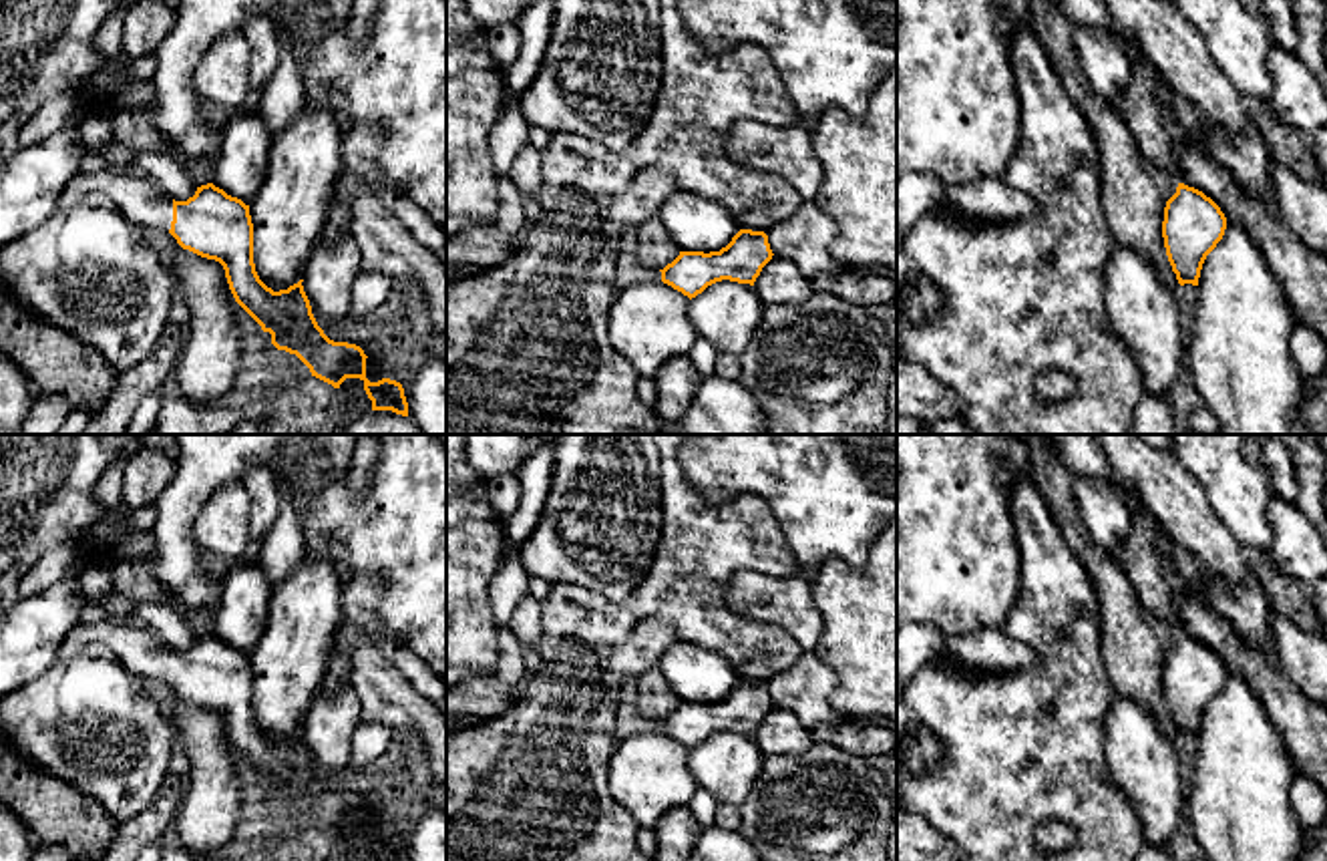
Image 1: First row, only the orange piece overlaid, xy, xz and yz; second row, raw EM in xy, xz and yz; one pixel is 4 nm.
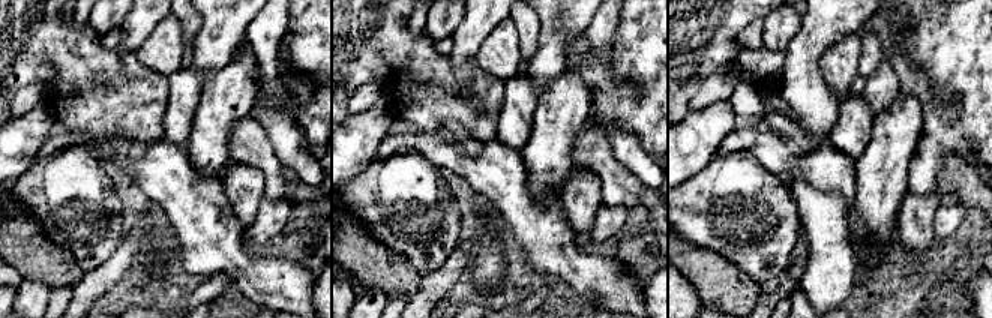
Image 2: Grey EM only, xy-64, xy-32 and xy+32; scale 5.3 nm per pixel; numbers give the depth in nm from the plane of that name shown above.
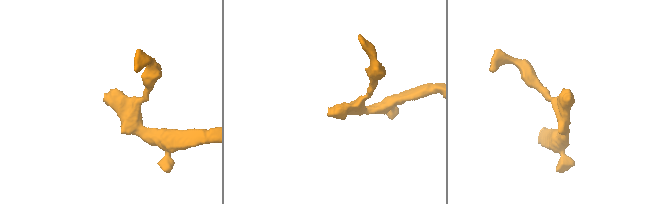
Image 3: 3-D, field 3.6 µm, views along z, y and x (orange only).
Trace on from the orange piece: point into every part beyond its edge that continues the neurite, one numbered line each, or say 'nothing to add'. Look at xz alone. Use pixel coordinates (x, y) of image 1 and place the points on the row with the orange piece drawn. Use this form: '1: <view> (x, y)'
nothing to add

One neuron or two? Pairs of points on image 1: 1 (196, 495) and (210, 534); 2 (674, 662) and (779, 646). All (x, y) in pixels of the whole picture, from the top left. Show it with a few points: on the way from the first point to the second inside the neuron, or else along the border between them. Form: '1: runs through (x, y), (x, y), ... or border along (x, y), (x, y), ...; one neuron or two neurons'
1: border along (242, 481), (200, 511), (202, 550); two neurons
2: border along (674, 642), (694, 642), (716, 650), (740, 678); two neurons

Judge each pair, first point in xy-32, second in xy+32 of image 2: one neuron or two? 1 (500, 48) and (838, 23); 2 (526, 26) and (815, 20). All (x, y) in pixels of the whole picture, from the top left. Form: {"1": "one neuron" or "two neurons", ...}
{"1": "two neurons", "2": "two neurons"}

